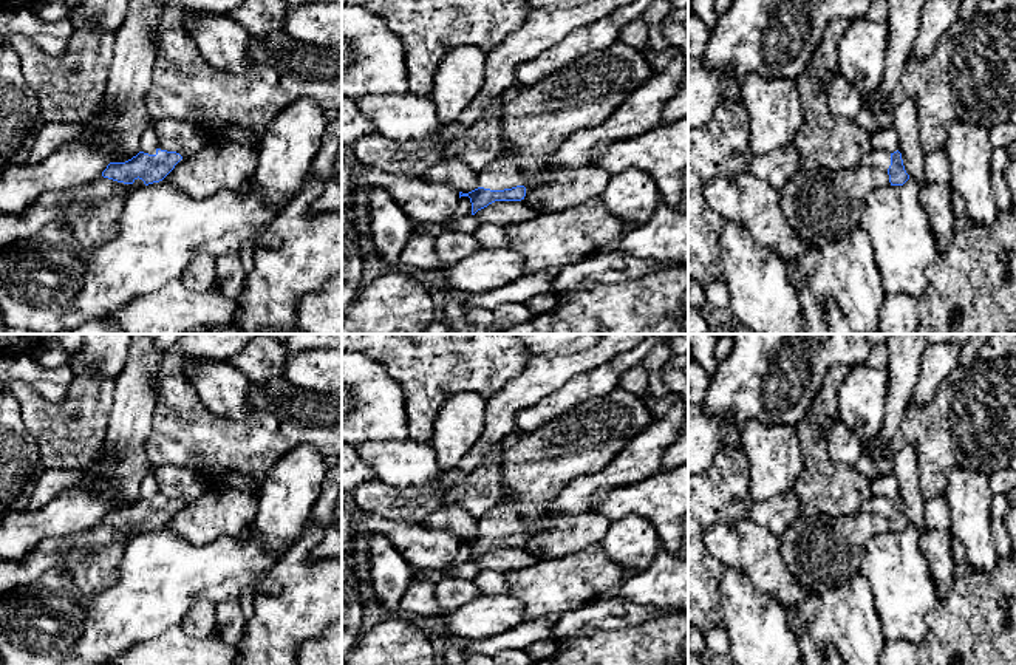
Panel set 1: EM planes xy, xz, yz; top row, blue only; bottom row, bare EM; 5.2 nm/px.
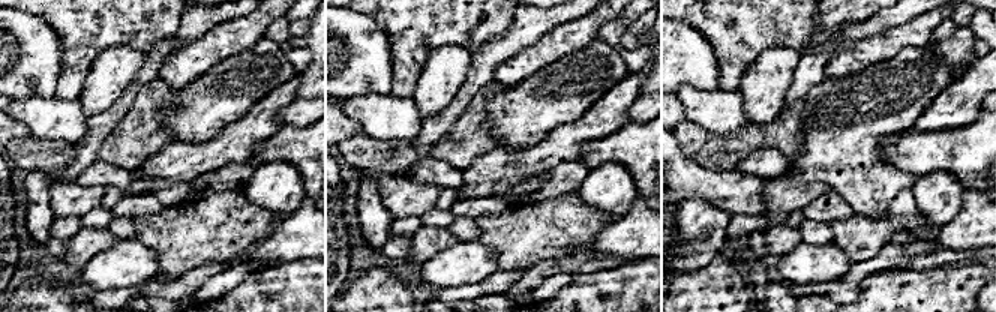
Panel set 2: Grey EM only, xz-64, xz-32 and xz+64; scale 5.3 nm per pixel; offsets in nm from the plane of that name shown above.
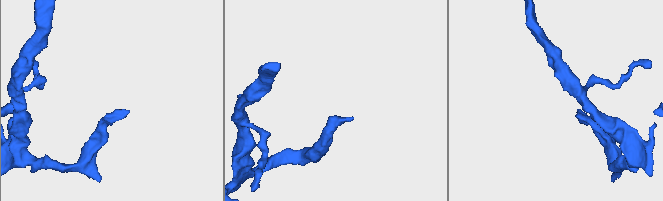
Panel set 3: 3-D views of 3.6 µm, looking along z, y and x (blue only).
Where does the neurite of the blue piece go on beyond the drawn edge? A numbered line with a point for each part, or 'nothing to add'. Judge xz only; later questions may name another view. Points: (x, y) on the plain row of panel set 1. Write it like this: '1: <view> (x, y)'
1: xz (506, 518)

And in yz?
1: yz (876, 504)

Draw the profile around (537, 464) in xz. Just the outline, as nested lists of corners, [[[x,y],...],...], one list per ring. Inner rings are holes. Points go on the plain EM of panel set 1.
[[[615,388],[603,397],[592,397],[563,416],[543,424],[537,430],[515,430],[499,444],[503,447],[503,484],[507,496],[501,504],[517,503],[526,520],[524,547],[537,560],[560,558],[574,547],[602,541],[611,520],[600,513],[581,512],[571,517],[549,517],[547,504],[574,479],[600,472],[654,421],[646,402],[623,388]]]

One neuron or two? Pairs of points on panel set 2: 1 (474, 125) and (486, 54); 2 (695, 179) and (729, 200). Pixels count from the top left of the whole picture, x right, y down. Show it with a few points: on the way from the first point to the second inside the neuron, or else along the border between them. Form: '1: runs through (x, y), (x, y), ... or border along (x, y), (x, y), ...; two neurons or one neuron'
1: border along (494, 80), (477, 92), (459, 117); two neurons
2: runs through (704, 183), (713, 185), (720, 191); one neuron

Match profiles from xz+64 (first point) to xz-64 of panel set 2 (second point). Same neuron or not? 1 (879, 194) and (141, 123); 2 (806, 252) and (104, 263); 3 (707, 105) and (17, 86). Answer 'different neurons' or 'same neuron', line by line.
1: different neurons
2: same neuron
3: different neurons

